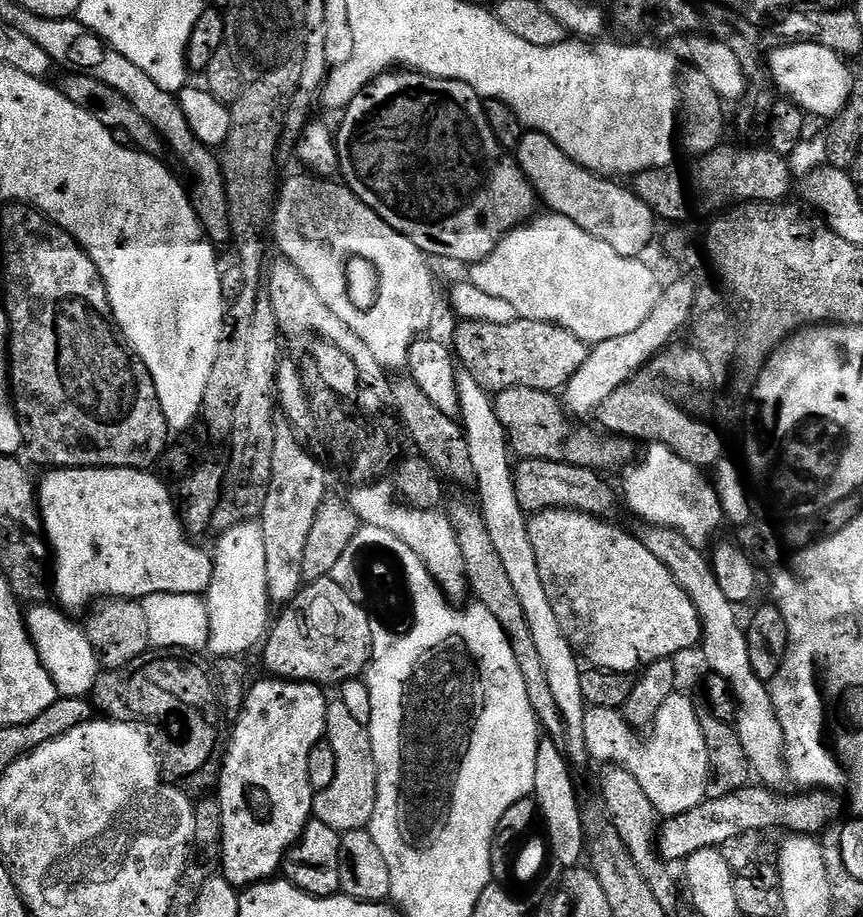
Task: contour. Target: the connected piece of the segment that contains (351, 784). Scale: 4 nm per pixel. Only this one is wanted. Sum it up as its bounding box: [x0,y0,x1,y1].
[312,698,378,834]

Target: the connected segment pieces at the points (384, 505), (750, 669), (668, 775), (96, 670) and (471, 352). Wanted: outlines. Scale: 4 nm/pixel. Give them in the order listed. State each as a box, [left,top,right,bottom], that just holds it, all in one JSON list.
[[346,483,469,596],[643,526,789,790],[615,690,712,818],[26,603,102,697],[450,320,589,394]]

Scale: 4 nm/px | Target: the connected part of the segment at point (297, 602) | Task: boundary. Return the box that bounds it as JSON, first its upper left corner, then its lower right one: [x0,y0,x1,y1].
[262,578,372,686]

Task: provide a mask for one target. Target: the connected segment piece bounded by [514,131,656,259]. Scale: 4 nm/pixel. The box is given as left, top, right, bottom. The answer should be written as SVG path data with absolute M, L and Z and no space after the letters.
M527 131L519 142L519 146L514 153L514 159L523 170L524 176L530 181L537 197L549 207L547 208L553 215L560 215L570 218L572 222L577 222L582 230L588 234L593 234L594 238L613 247L618 254L623 257L637 259L652 242L654 230L656 228L656 217L648 206L629 187L618 185L617 181L607 177L597 176L595 173L582 167L576 160L572 160L556 143L541 132Z

